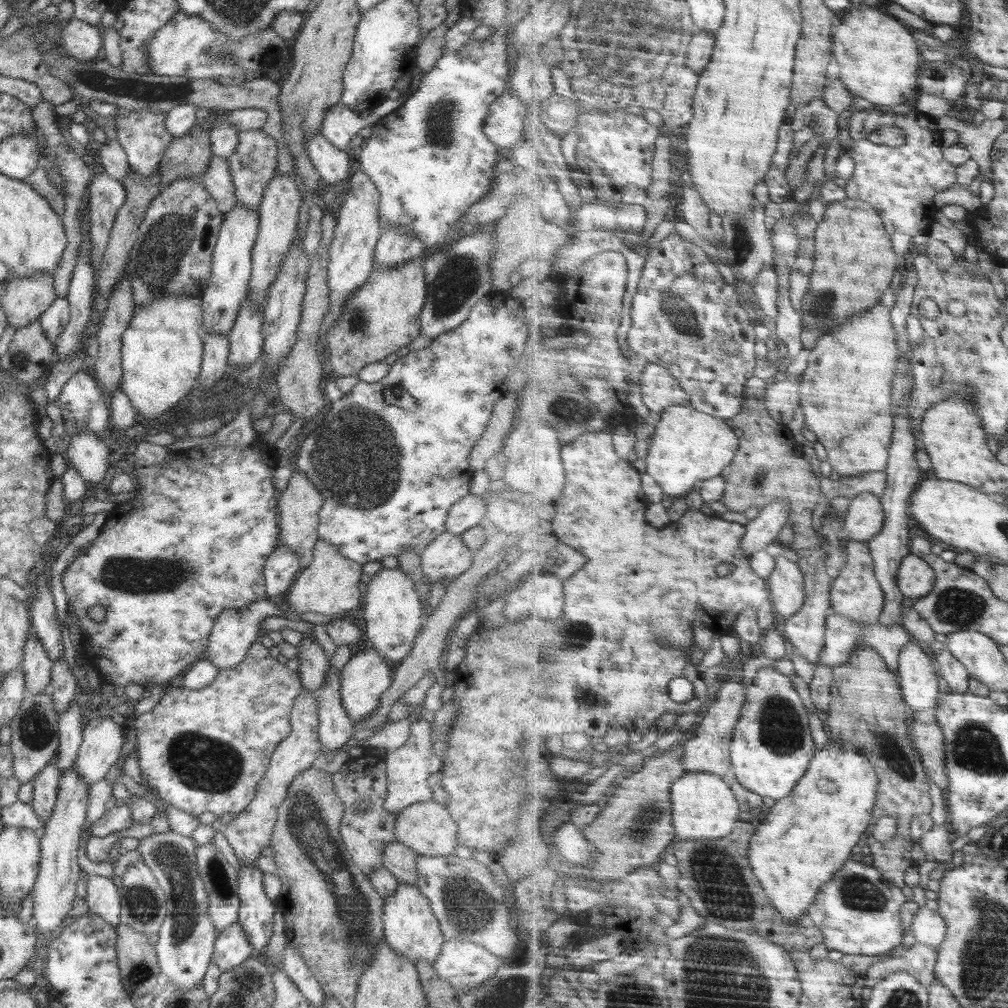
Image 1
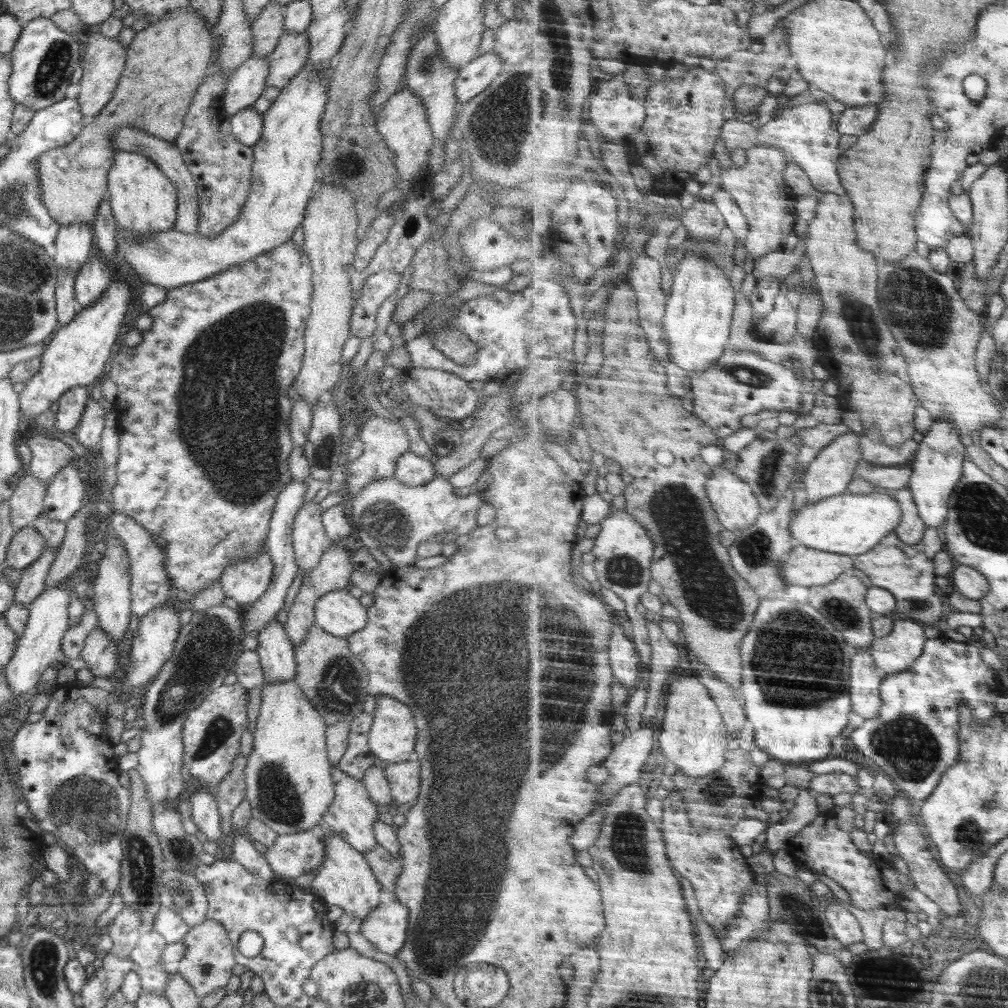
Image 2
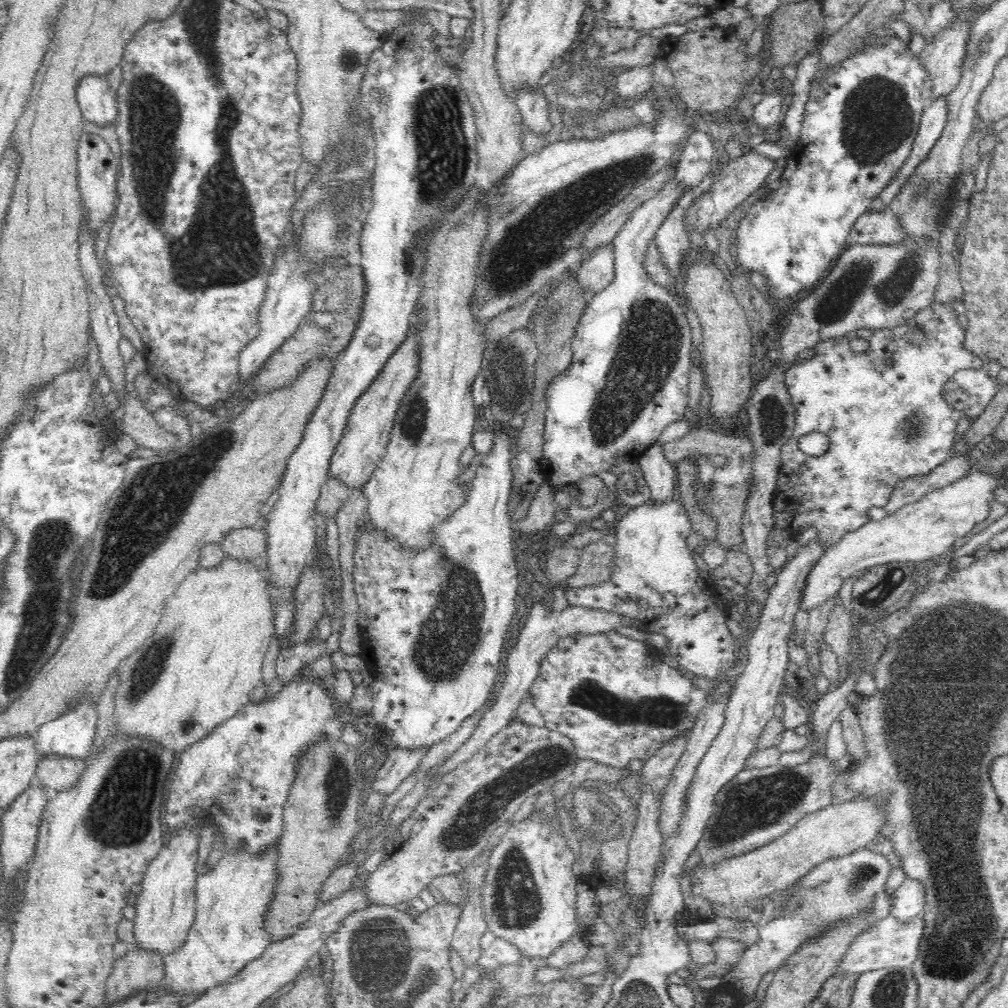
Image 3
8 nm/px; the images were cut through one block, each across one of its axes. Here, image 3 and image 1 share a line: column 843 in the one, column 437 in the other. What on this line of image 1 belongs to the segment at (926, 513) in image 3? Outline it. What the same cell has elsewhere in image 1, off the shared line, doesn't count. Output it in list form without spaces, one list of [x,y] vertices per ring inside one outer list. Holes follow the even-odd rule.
[[[448,531],[436,536],[419,557],[423,575],[431,584],[447,578],[454,580],[473,563],[473,551],[458,536]]]

